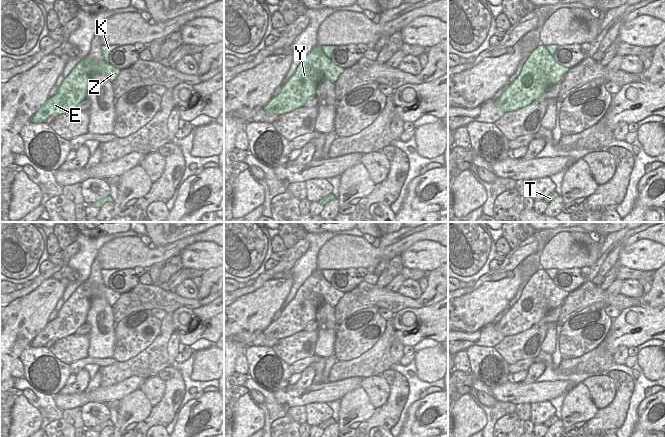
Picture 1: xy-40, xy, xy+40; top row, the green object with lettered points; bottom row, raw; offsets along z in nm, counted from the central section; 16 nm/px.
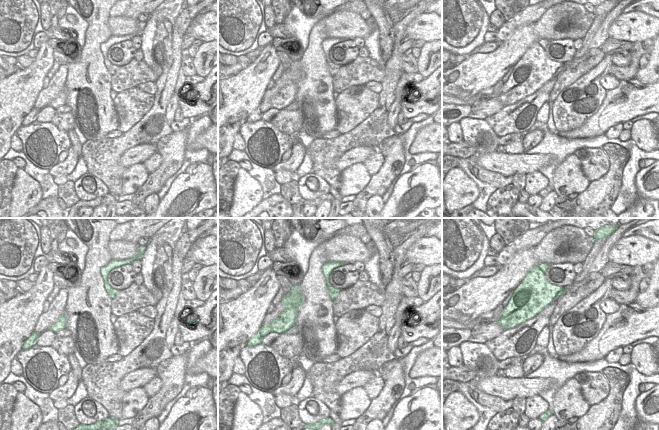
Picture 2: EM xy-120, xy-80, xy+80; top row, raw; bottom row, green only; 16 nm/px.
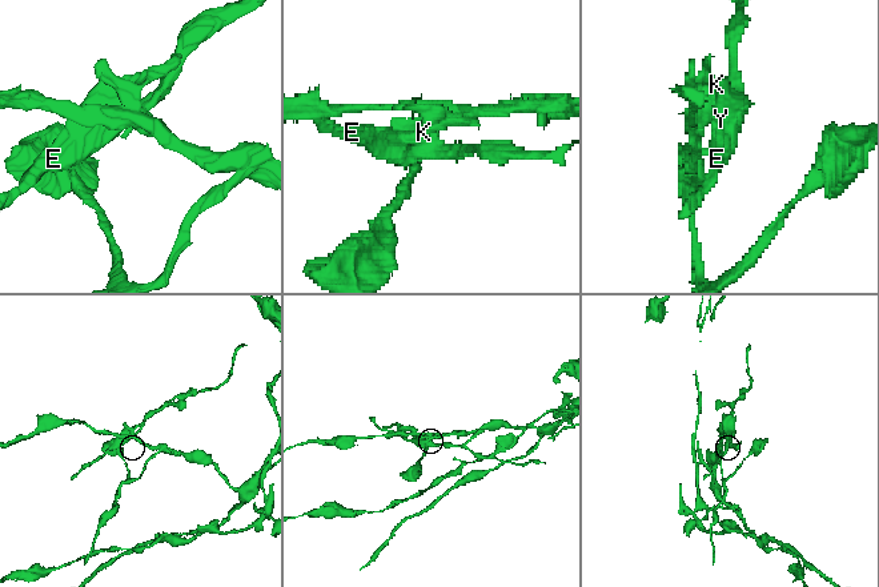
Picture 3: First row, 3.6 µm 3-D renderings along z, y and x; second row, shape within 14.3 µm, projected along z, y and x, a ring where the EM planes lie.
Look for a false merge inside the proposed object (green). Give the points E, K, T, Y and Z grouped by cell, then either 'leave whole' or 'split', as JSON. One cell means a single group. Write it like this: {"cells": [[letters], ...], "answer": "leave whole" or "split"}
{"cells": [["E", "Y", "Z"], ["K", "T"]], "answer": "split"}

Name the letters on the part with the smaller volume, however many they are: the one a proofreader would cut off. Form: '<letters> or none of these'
E, Y, Z

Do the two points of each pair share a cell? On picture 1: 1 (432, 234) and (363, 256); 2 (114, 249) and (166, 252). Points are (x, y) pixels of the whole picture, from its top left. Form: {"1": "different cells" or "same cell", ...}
{"1": "same cell", "2": "same cell"}

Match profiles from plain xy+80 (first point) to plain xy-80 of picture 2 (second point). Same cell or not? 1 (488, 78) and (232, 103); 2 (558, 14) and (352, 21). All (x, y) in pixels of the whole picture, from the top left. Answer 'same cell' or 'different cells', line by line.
1: same cell
2: same cell

